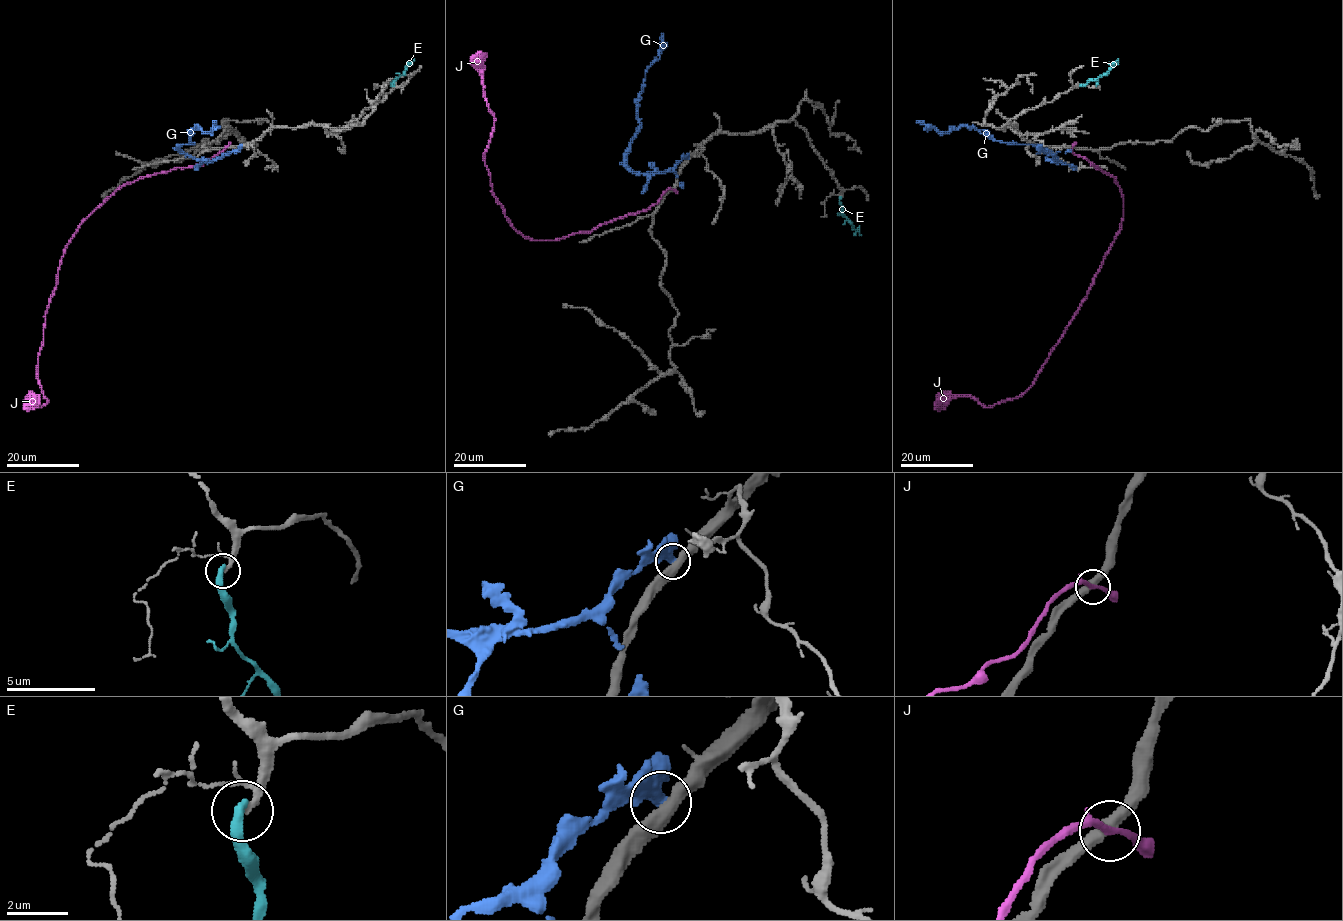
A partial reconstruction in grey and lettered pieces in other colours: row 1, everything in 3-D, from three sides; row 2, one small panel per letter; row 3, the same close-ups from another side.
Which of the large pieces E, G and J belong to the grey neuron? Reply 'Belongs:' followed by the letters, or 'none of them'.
Belongs: E

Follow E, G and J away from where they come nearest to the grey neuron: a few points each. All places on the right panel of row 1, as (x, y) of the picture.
E: (1081, 85), (1096, 80), (1118, 58)
G: (1041, 145), (1056, 160), (1050, 151), (1002, 143), (972, 126), (964, 124), (941, 133), (917, 120)
J: (1073, 147), (1112, 175), (1124, 204), (1120, 230), (1094, 283), (1024, 392), (991, 407), (968, 396), (935, 405)

